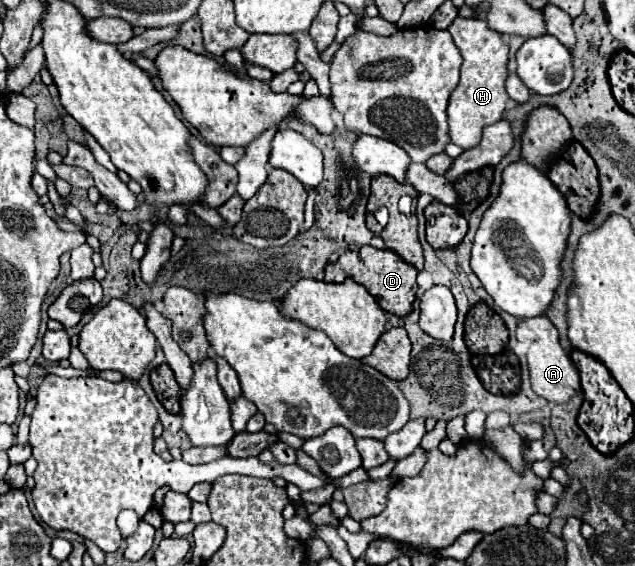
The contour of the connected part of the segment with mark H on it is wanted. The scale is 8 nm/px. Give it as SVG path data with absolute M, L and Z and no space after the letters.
M457 16L453 24L447 28L453 36L455 46L463 56L461 80L457 88L451 92L447 106L447 122L449 122L449 138L453 144L463 150L477 146L481 140L481 132L485 126L495 124L503 118L505 104L509 100L505 92L507 80L507 52L509 46L503 44L501 34L491 30L485 20L479 18L461 18Z

